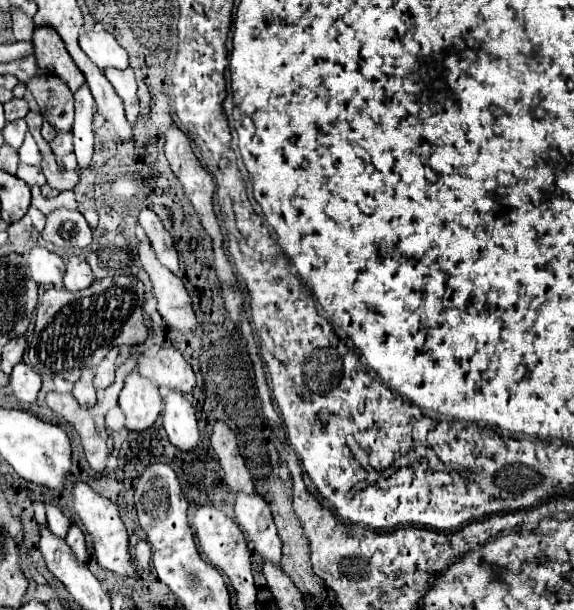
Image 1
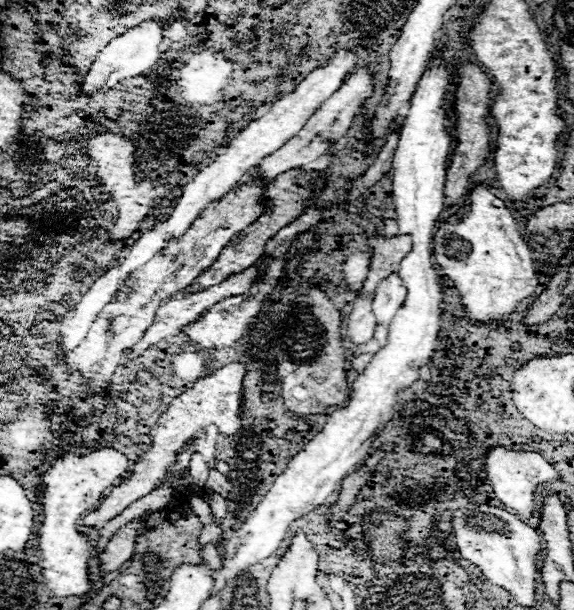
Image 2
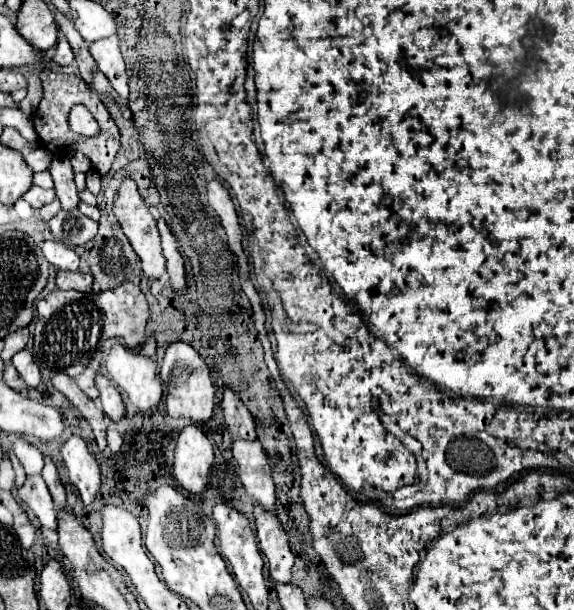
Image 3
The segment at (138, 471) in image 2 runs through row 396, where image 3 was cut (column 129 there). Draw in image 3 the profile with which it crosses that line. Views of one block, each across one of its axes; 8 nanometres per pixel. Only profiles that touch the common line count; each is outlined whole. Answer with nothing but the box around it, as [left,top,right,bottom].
[114,178,166,278]

